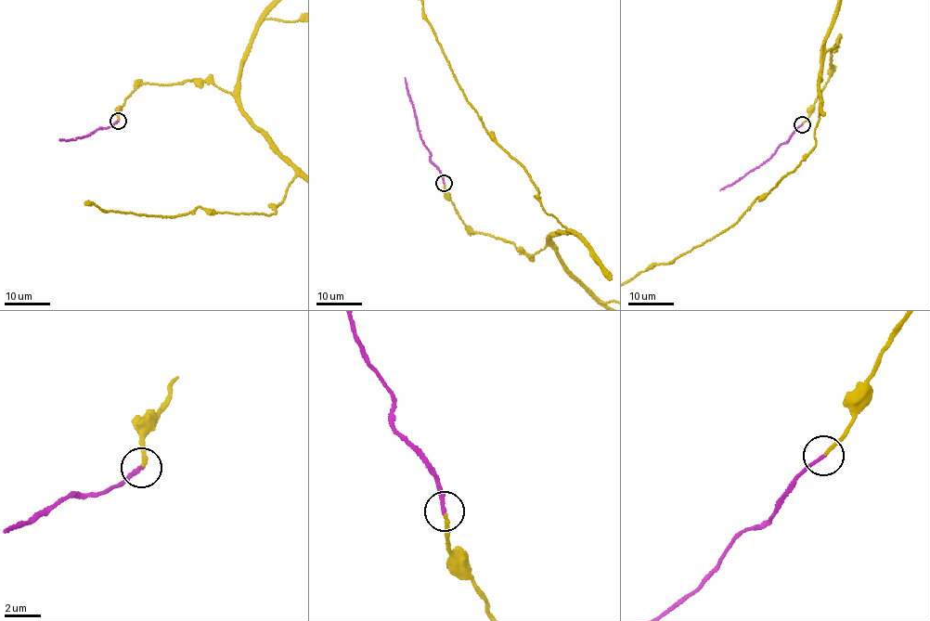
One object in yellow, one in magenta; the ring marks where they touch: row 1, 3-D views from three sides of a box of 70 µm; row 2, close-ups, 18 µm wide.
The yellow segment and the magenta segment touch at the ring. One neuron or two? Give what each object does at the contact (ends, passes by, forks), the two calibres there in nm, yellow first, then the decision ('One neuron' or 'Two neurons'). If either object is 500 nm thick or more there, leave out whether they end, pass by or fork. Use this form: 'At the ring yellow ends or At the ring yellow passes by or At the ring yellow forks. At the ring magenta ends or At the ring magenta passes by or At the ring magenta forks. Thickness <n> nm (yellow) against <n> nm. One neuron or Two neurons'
At the ring yellow ends. At the ring magenta ends. Thickness 190 nm (yellow) against 200 nm. One neuron

